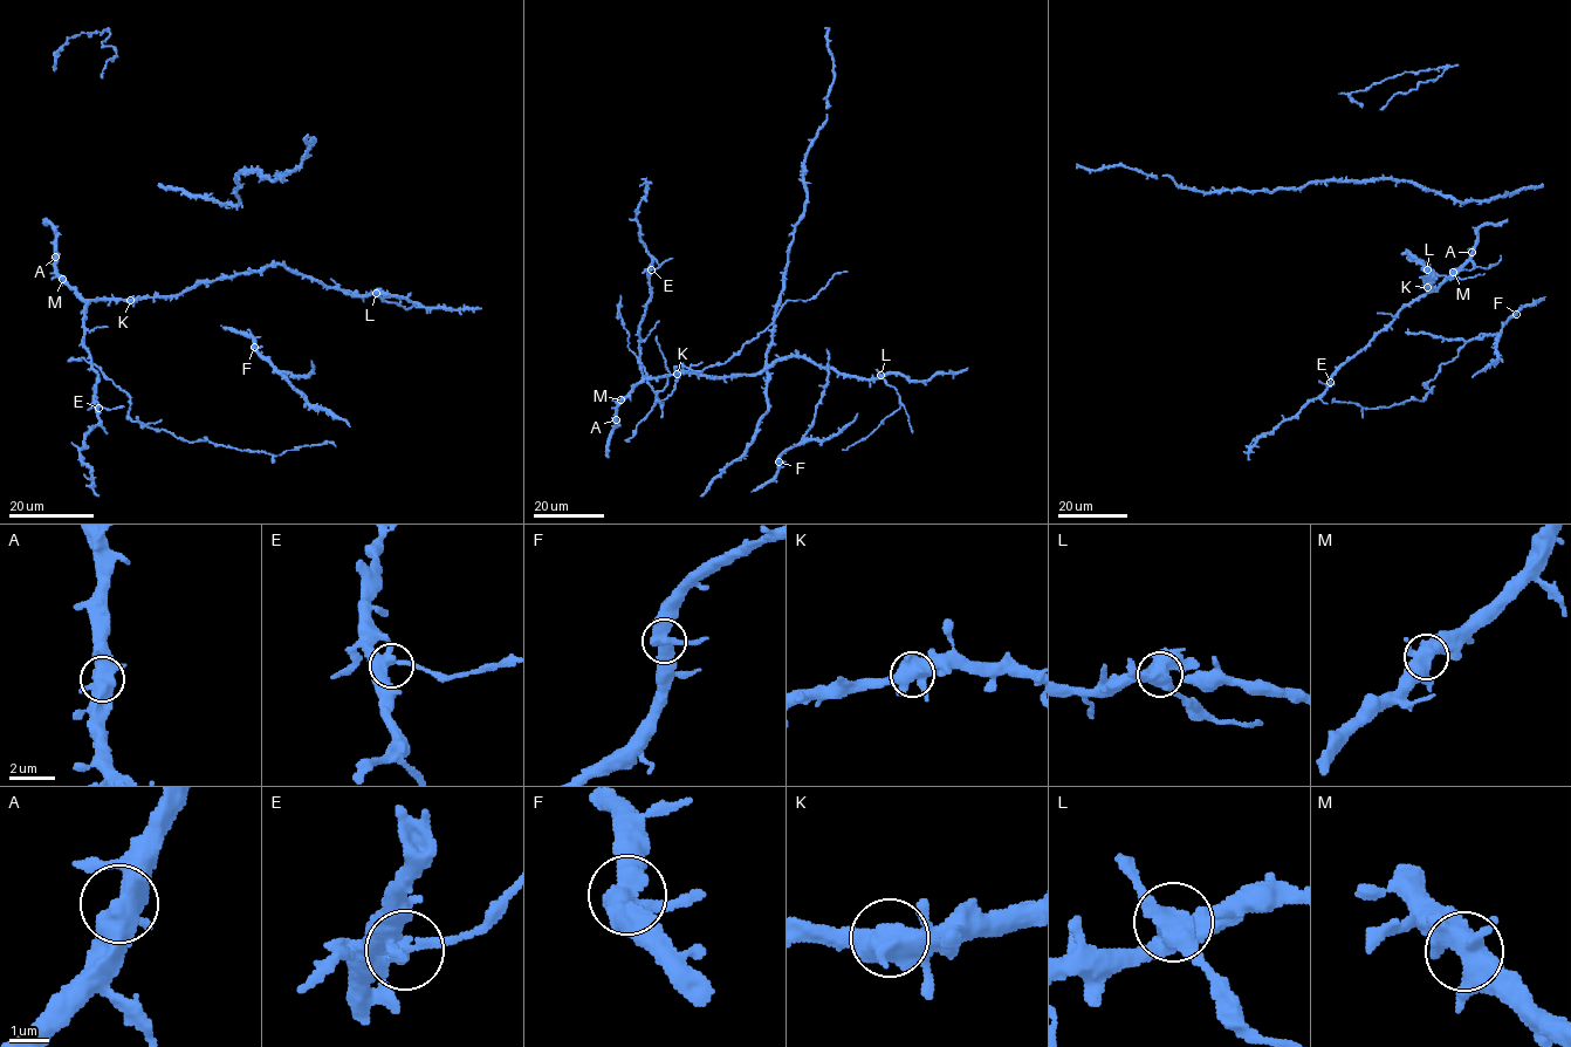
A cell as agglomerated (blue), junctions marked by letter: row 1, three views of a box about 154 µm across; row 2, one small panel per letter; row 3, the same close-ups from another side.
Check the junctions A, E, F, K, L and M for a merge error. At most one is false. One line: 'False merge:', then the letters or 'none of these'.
False merge: L

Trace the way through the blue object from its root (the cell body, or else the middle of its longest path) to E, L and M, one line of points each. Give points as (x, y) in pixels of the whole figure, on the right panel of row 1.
E: (1427, 261), (1429, 281), (1426, 286), (1432, 288), (1406, 303), (1343, 364), (1330, 382)
L: (1427, 261), (1413, 260), (1408, 253), (1427, 269)
M: (1427, 261), (1429, 281), (1427, 286), (1435, 288), (1453, 272)

